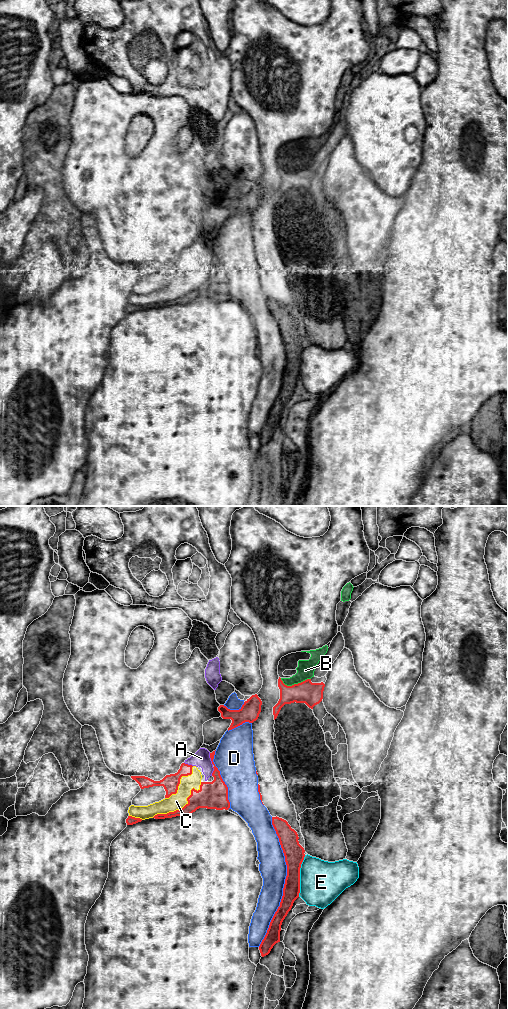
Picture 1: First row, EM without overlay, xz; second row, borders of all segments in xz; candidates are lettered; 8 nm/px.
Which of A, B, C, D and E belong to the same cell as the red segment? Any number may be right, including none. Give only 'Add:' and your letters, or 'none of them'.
Add: none of them

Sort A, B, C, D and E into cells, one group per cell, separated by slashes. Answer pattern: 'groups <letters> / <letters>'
groups A C / B / D / E

